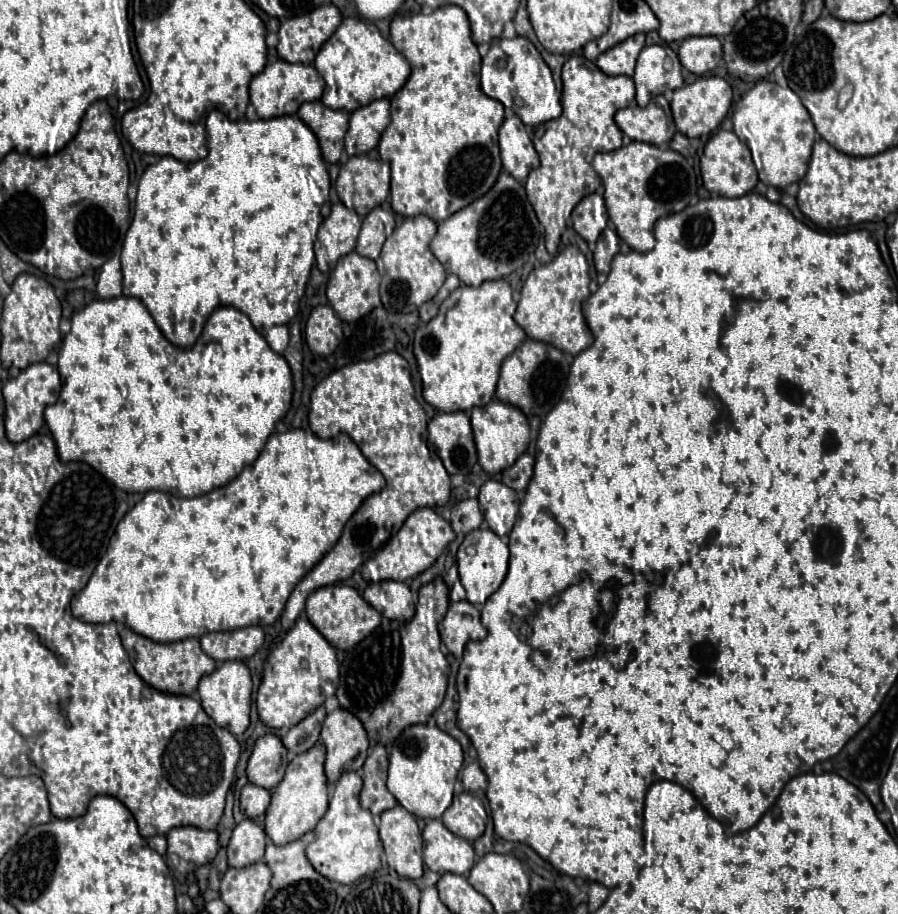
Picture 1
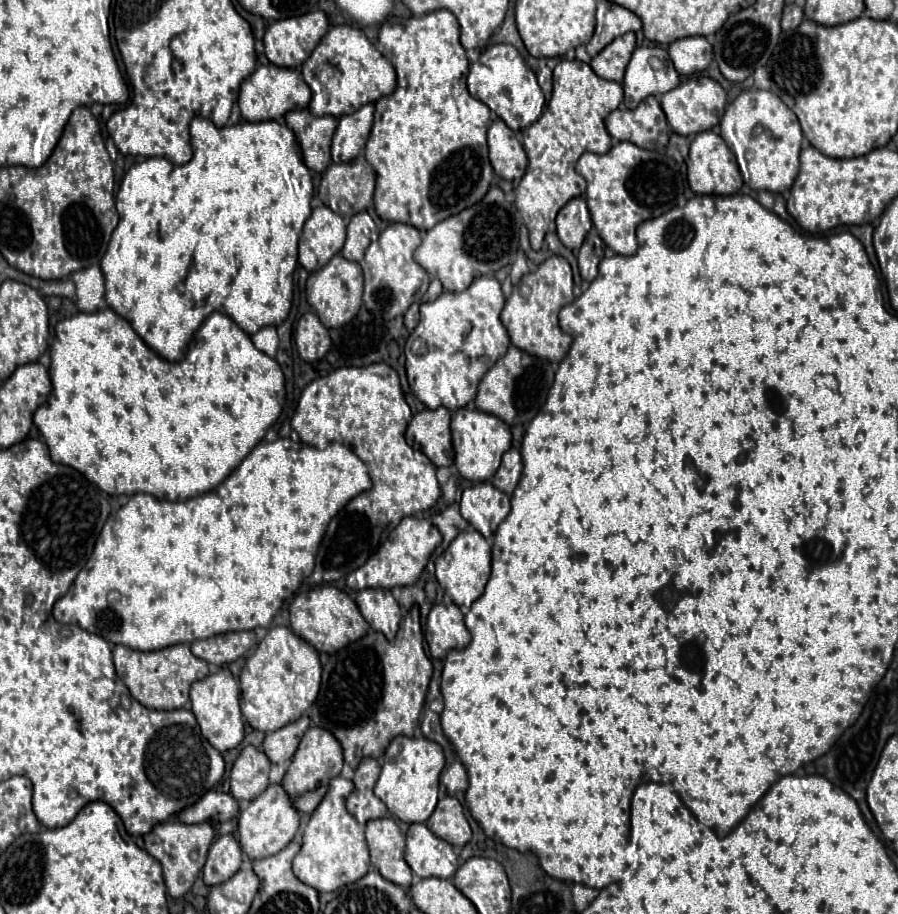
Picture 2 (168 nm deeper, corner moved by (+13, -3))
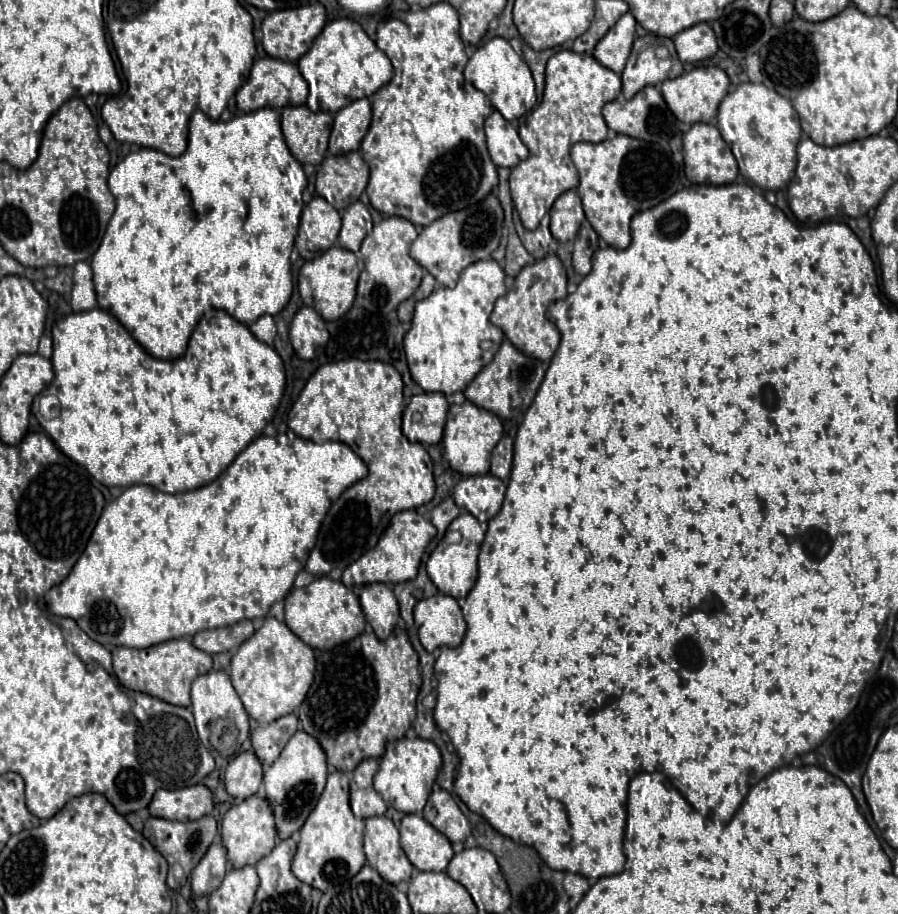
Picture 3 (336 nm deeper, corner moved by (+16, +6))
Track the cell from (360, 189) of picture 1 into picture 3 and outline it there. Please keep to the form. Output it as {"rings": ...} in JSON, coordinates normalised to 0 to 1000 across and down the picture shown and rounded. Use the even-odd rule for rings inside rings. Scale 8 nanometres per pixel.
{"rings":[[[401,166],[363,171],[352,190],[352,212],[363,217],[374,230],[383,230],[401,217],[410,201],[410,190],[410,179]]]}

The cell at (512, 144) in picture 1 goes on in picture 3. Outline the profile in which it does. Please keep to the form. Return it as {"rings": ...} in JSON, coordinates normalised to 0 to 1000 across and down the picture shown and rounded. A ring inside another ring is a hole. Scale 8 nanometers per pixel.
{"rings":[[[550,120],[541,129],[539,142],[543,153],[543,164],[552,182],[572,184],[575,179],[588,173],[588,162],[577,151],[577,144],[572,142],[572,138],[566,131],[561,131],[557,123]]]}

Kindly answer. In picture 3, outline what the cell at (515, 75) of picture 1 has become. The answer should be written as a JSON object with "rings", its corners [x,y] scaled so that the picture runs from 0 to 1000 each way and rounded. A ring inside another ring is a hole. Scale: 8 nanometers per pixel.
{"rings":[[[548,42],[539,50],[535,50],[528,61],[521,66],[517,85],[535,101],[541,103],[546,114],[563,129],[572,131],[584,127],[592,120],[597,114],[597,101],[595,101],[595,85],[590,81],[588,70],[572,57],[568,46],[563,42]]]}

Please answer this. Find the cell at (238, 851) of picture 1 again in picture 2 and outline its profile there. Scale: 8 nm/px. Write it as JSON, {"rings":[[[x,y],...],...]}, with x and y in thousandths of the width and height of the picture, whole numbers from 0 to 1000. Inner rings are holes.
{"rings":[[[259,914],[244,916],[235,929],[231,944],[226,949],[226,964],[231,970],[237,970],[239,966],[248,966],[248,962],[257,962],[262,953],[266,953],[271,940],[271,931]]]}

